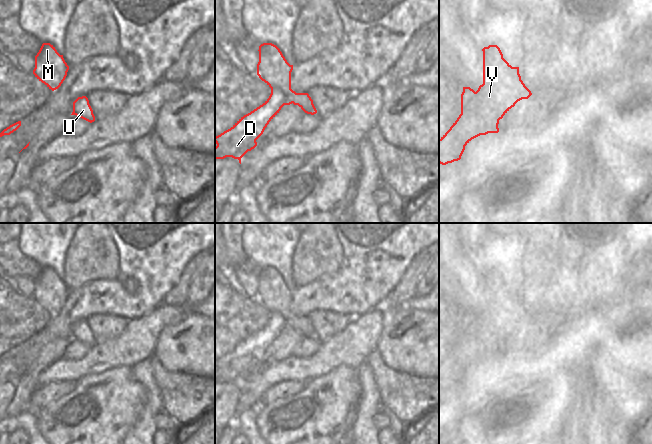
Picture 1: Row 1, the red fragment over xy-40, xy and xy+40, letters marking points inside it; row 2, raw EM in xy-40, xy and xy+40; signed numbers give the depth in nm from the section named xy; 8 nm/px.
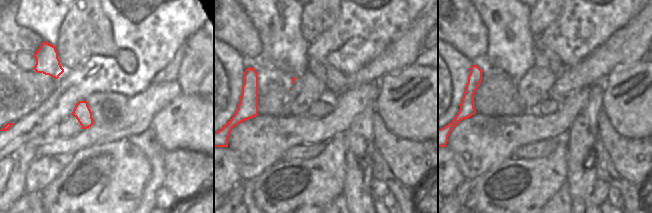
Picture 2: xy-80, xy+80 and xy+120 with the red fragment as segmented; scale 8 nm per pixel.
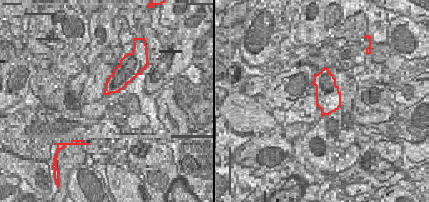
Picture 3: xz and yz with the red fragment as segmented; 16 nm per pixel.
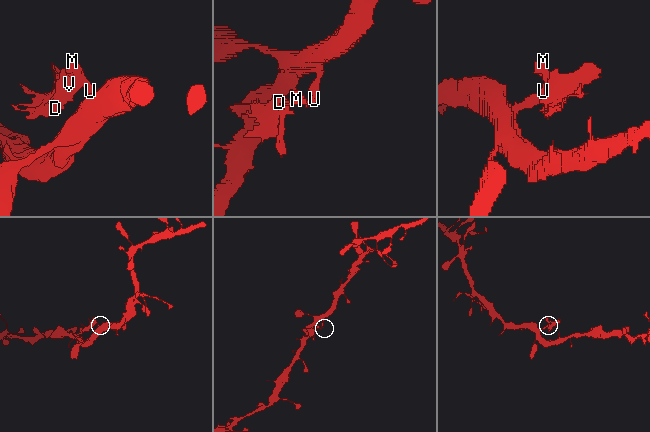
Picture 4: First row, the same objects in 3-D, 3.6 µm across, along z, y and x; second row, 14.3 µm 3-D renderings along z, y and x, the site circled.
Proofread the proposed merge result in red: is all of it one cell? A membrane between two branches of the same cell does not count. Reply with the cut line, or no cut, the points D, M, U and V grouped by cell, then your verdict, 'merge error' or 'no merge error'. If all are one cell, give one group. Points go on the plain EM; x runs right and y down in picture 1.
xy (291, 313), (289, 323), (292, 326) | D M V / U | merge error

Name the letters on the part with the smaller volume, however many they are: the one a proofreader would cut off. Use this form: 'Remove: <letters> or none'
Remove: D, M, V

